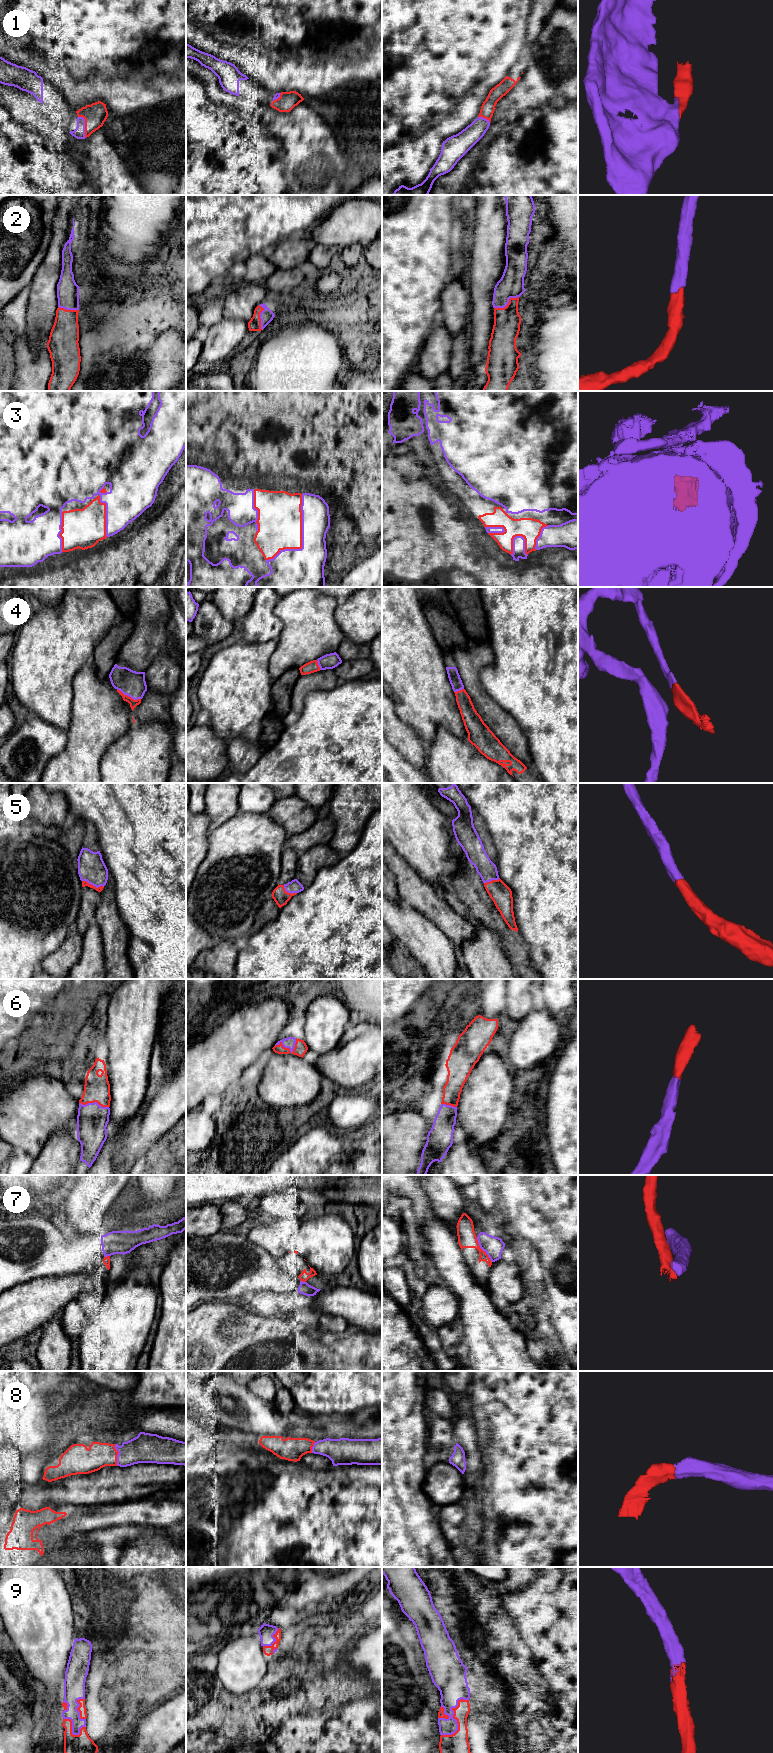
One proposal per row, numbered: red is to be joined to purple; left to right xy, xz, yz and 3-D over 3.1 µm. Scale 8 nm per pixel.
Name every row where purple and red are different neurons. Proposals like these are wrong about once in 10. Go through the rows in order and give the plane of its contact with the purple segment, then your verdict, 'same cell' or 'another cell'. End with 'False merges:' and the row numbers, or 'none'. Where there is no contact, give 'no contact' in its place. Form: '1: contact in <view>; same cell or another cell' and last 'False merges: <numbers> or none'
1: contact in xy; same cell
2: contact in yz; same cell
3: contact in xz; same cell
4: contact in xy; same cell
5: contact in xy; same cell
6: contact in xz; same cell
7: contact in yz; another cell
8: contact in xy; same cell
9: contact in yz; same cell
False merges: 7

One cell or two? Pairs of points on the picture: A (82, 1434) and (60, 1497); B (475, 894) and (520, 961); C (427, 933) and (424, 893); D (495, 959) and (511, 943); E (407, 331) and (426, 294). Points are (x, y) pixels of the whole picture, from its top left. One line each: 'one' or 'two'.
A: two
B: one
C: two
D: two
E: one

